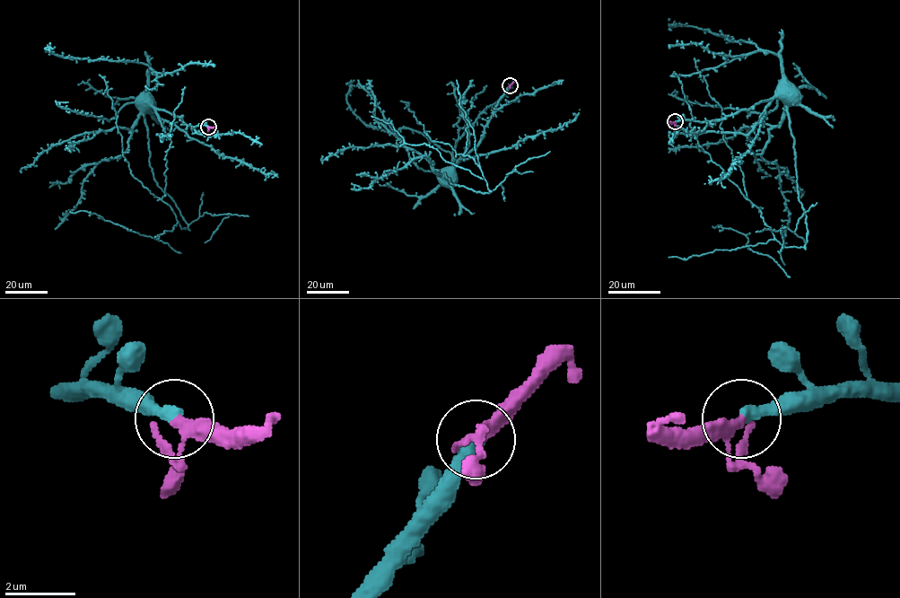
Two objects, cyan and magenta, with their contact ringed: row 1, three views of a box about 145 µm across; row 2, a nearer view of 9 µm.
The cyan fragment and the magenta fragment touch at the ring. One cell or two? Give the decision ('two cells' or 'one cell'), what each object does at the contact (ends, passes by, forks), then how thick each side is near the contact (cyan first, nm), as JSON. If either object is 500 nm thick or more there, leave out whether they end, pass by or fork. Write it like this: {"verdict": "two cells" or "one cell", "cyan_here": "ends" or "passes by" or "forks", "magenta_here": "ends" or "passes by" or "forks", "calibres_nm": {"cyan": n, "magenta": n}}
{"verdict": "one cell", "cyan_here": "ends", "magenta_here": "passes by", "calibres_nm": {"cyan": 360, "magenta": 240}}

